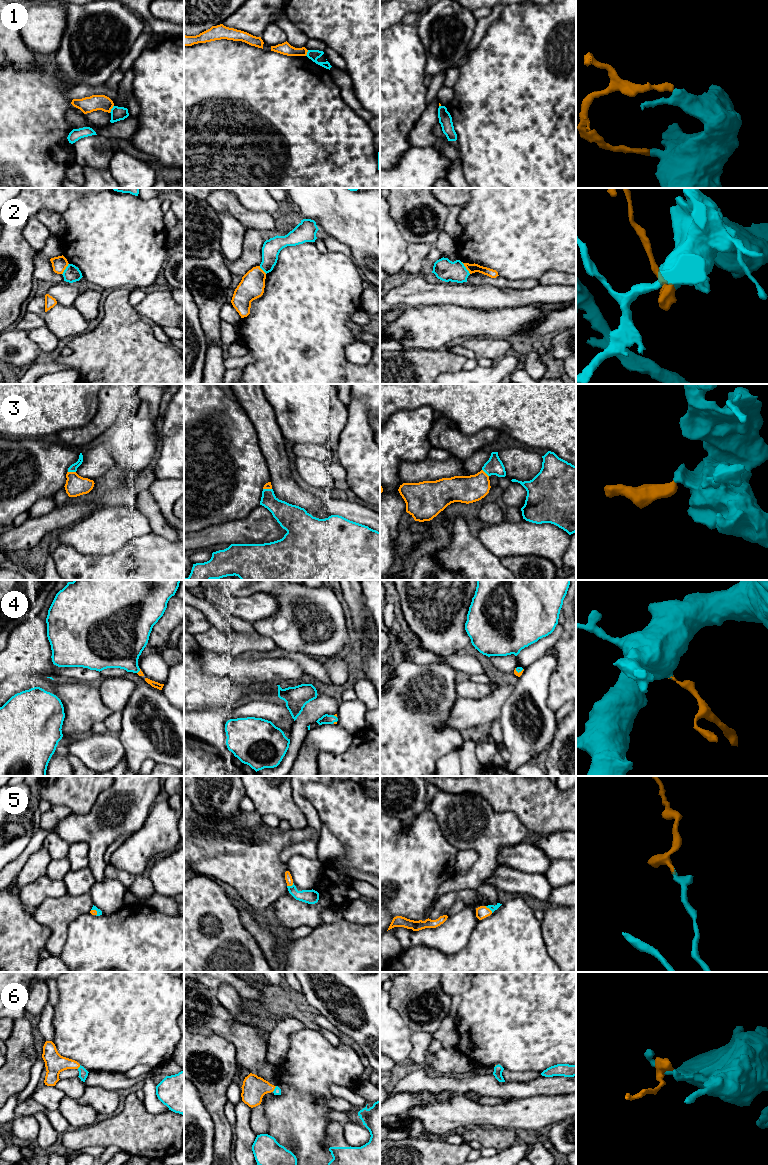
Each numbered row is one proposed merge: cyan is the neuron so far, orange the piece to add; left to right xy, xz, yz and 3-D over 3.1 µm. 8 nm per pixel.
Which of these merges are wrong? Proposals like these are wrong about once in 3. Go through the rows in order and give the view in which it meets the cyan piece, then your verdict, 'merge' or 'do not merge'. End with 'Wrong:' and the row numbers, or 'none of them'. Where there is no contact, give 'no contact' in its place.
1: xy | do not merge
2: yz | do not merge
3: xy | merge
4: yz | merge
5: yz | merge
6: xy | merge
Wrong: 1, 2

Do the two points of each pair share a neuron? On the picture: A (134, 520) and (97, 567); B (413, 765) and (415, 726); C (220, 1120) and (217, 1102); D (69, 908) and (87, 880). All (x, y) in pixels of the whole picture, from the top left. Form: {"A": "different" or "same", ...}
{"A": "different", "B": "same", "C": "same", "D": "different"}

